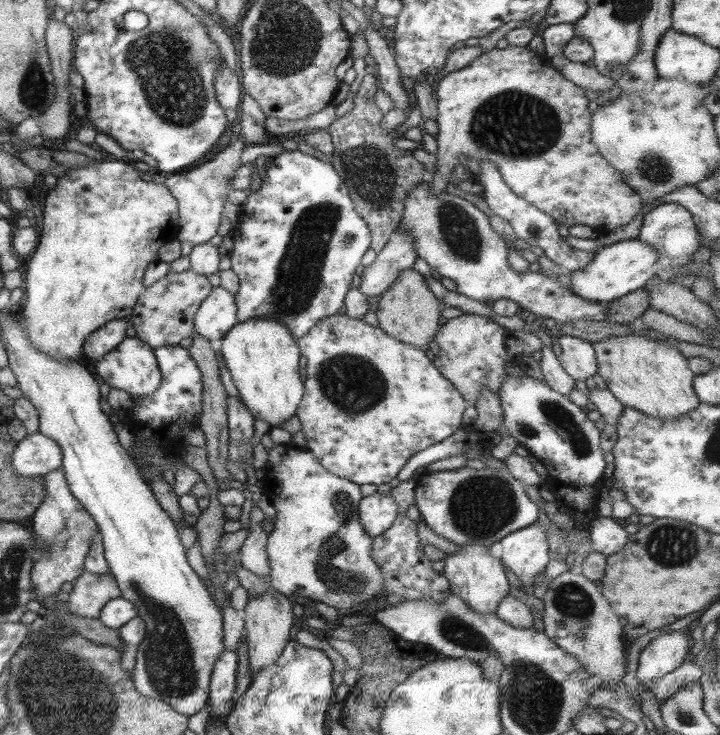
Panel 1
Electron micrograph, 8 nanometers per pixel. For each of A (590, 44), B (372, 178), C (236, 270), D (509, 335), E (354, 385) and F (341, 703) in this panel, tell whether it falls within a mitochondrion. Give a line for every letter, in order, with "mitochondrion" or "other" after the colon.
A: other
B: mitochondrion
C: other
D: other
E: mitochondrion
F: other

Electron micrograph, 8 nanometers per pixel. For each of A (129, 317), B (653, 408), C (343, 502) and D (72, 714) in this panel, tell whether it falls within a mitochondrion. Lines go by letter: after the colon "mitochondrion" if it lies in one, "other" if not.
A: other
B: other
C: mitochondrion
D: mitochondrion

